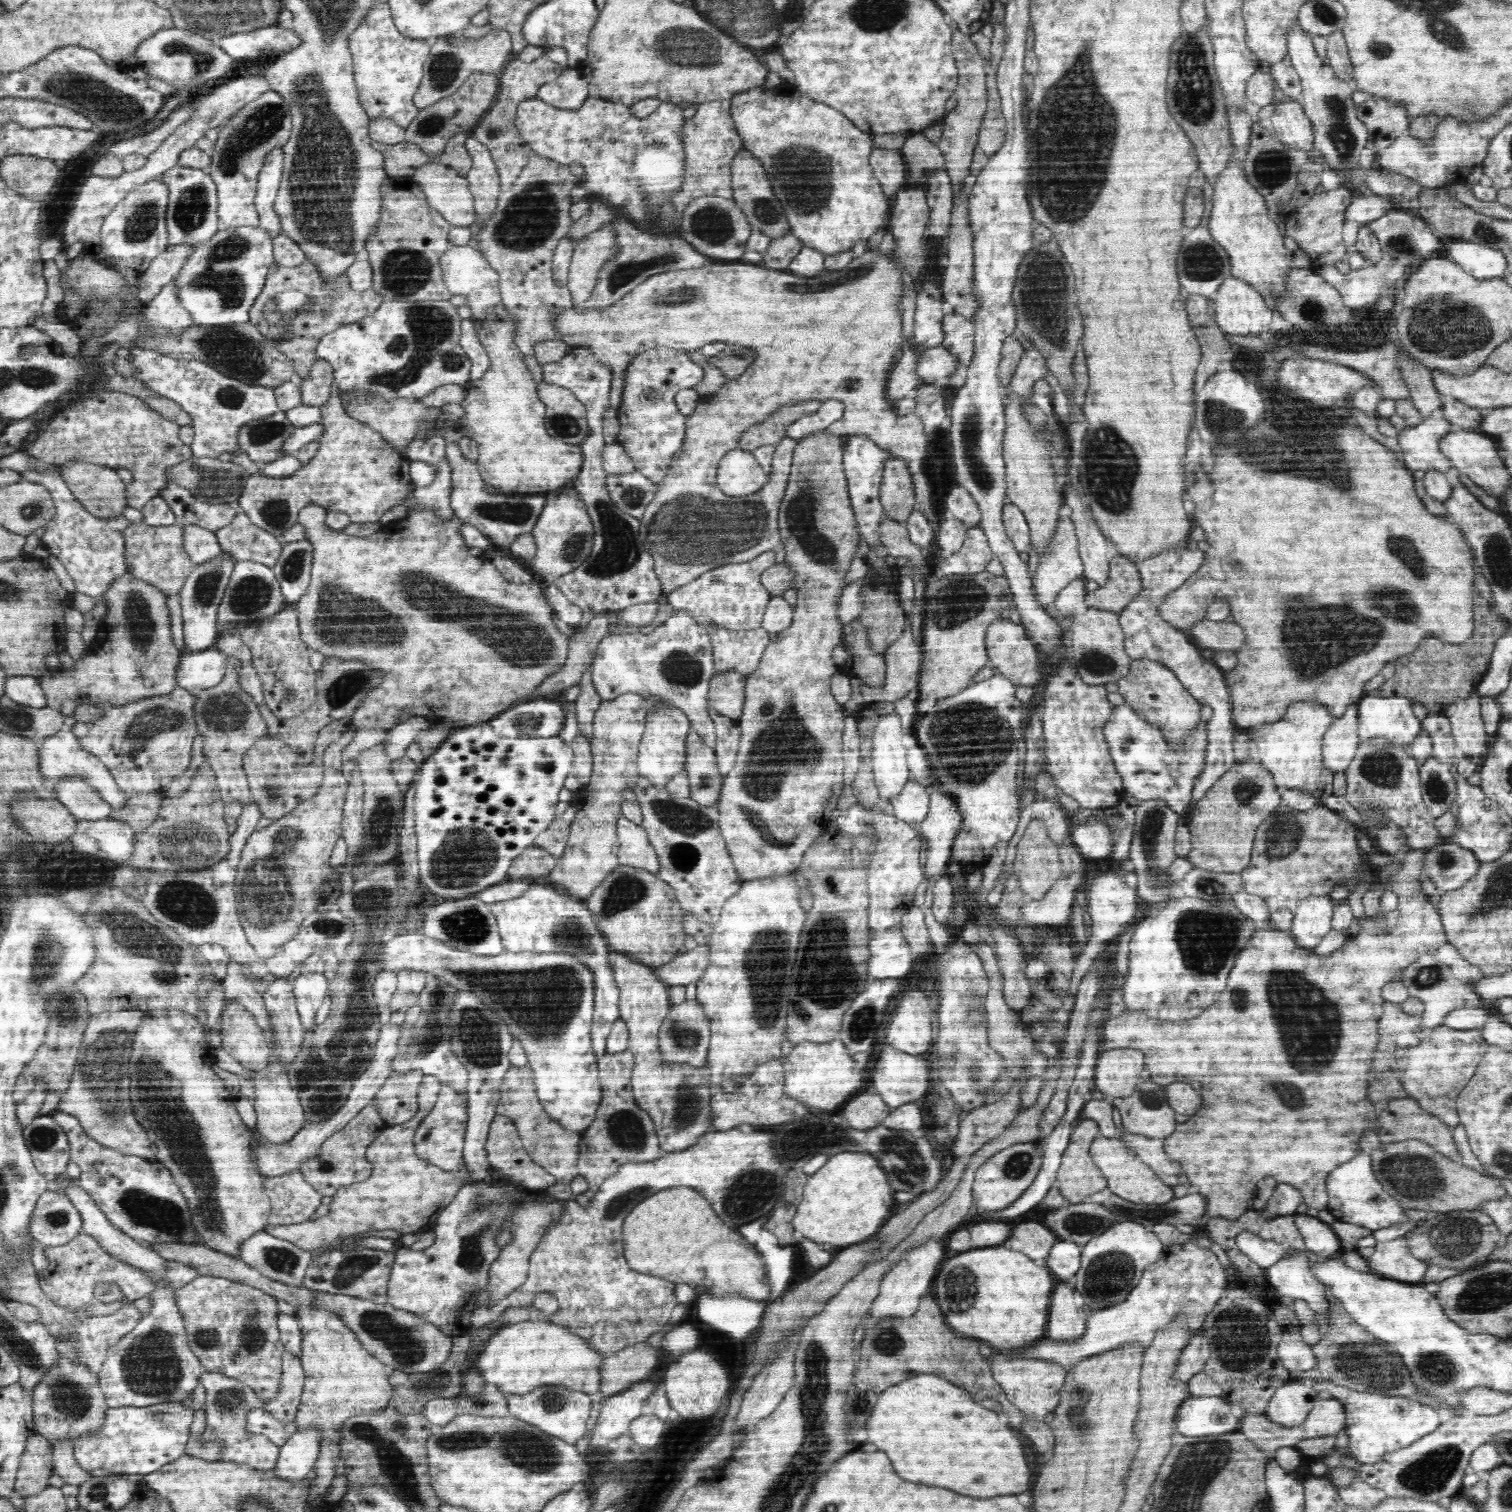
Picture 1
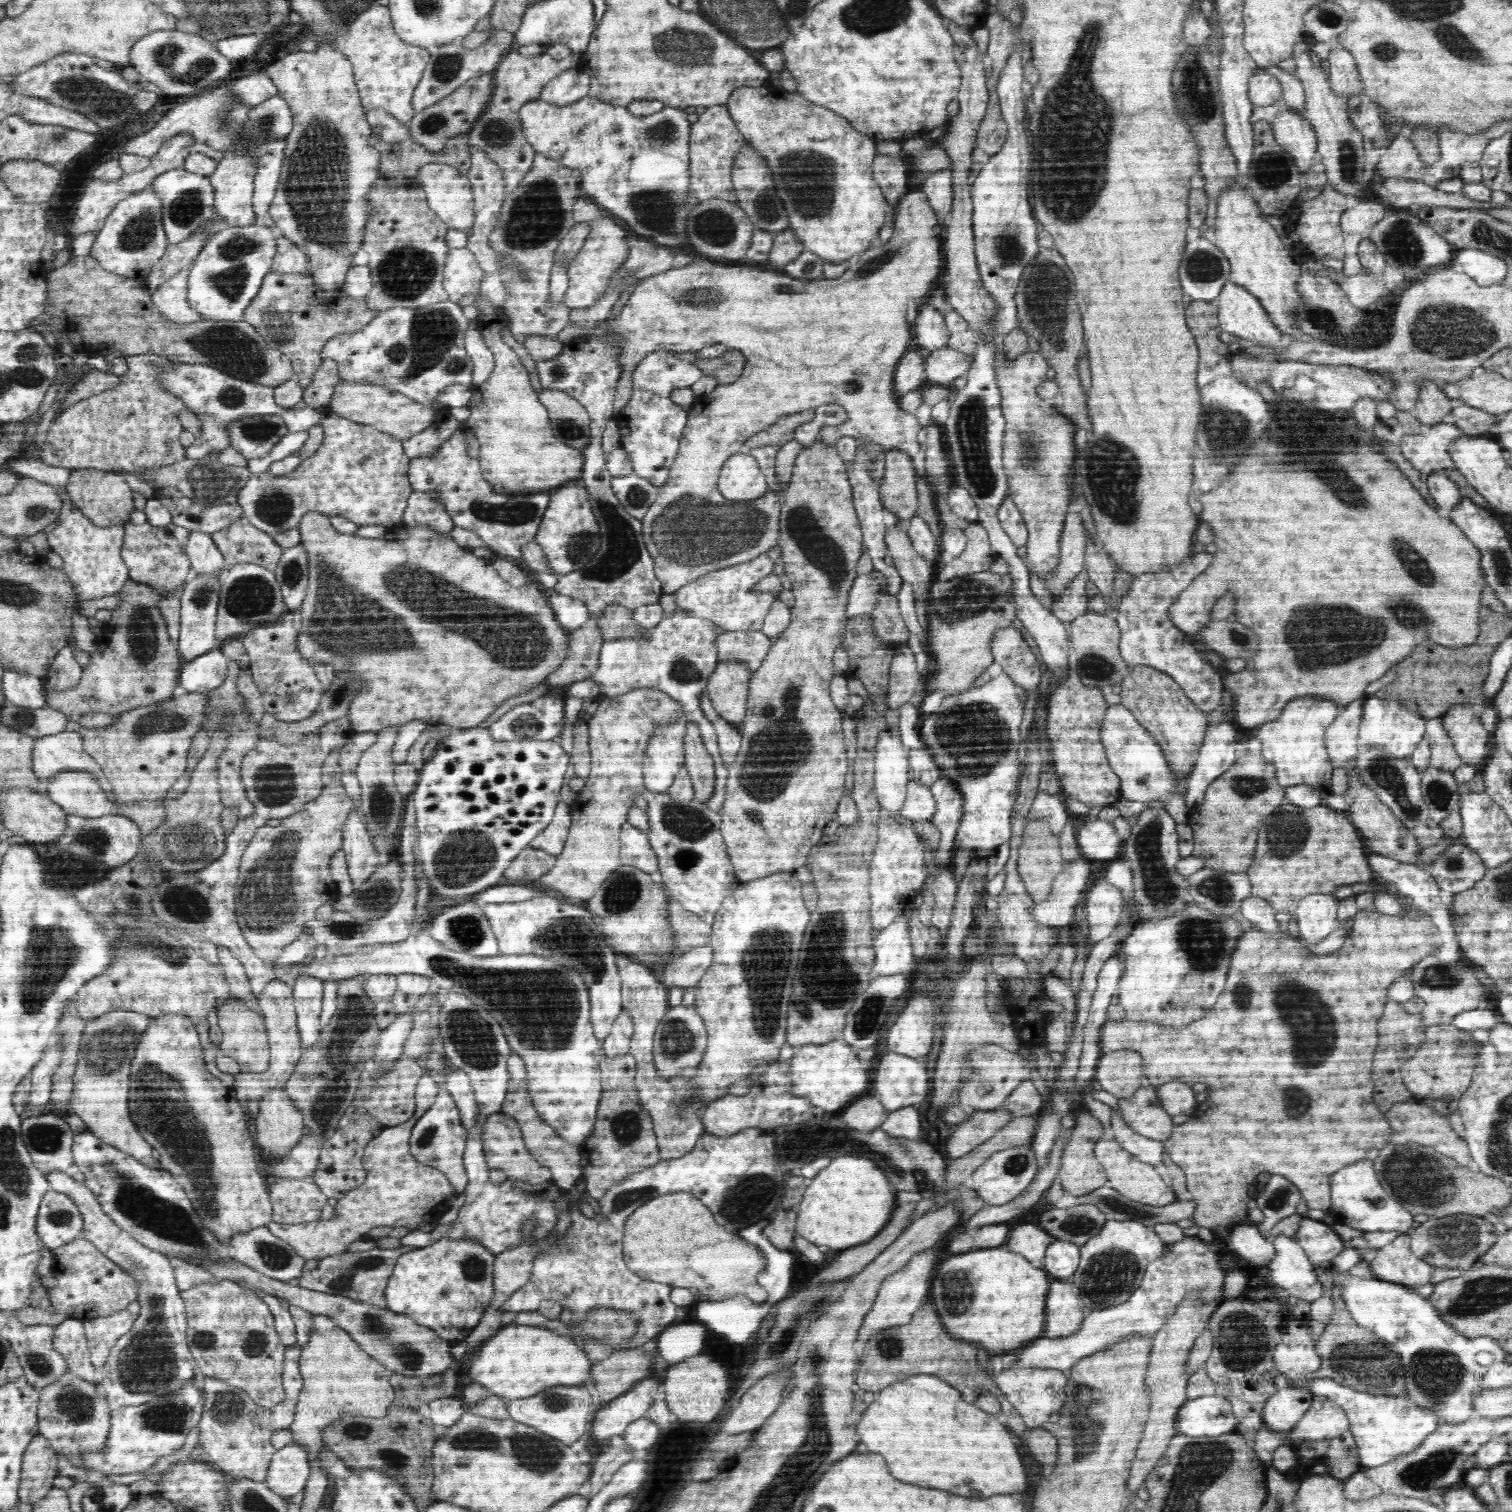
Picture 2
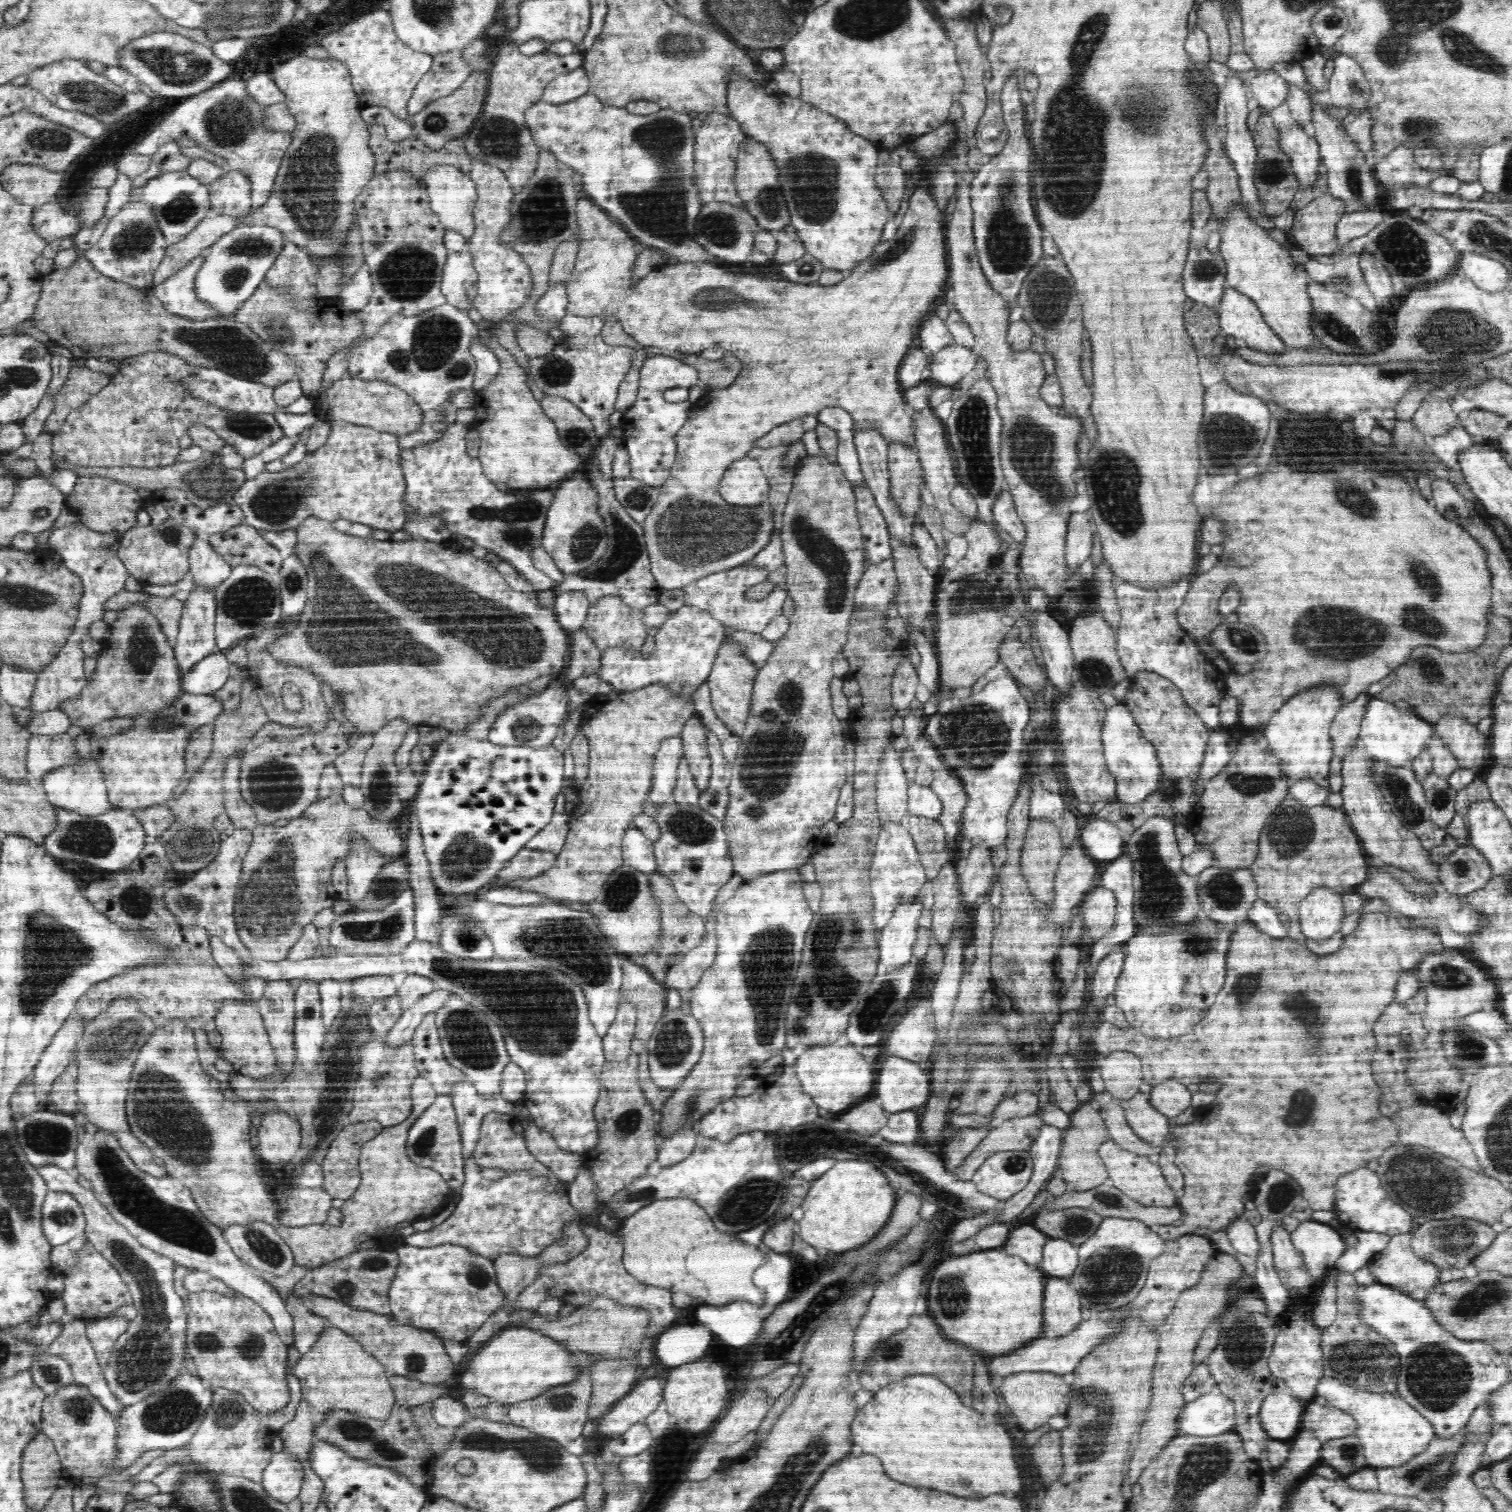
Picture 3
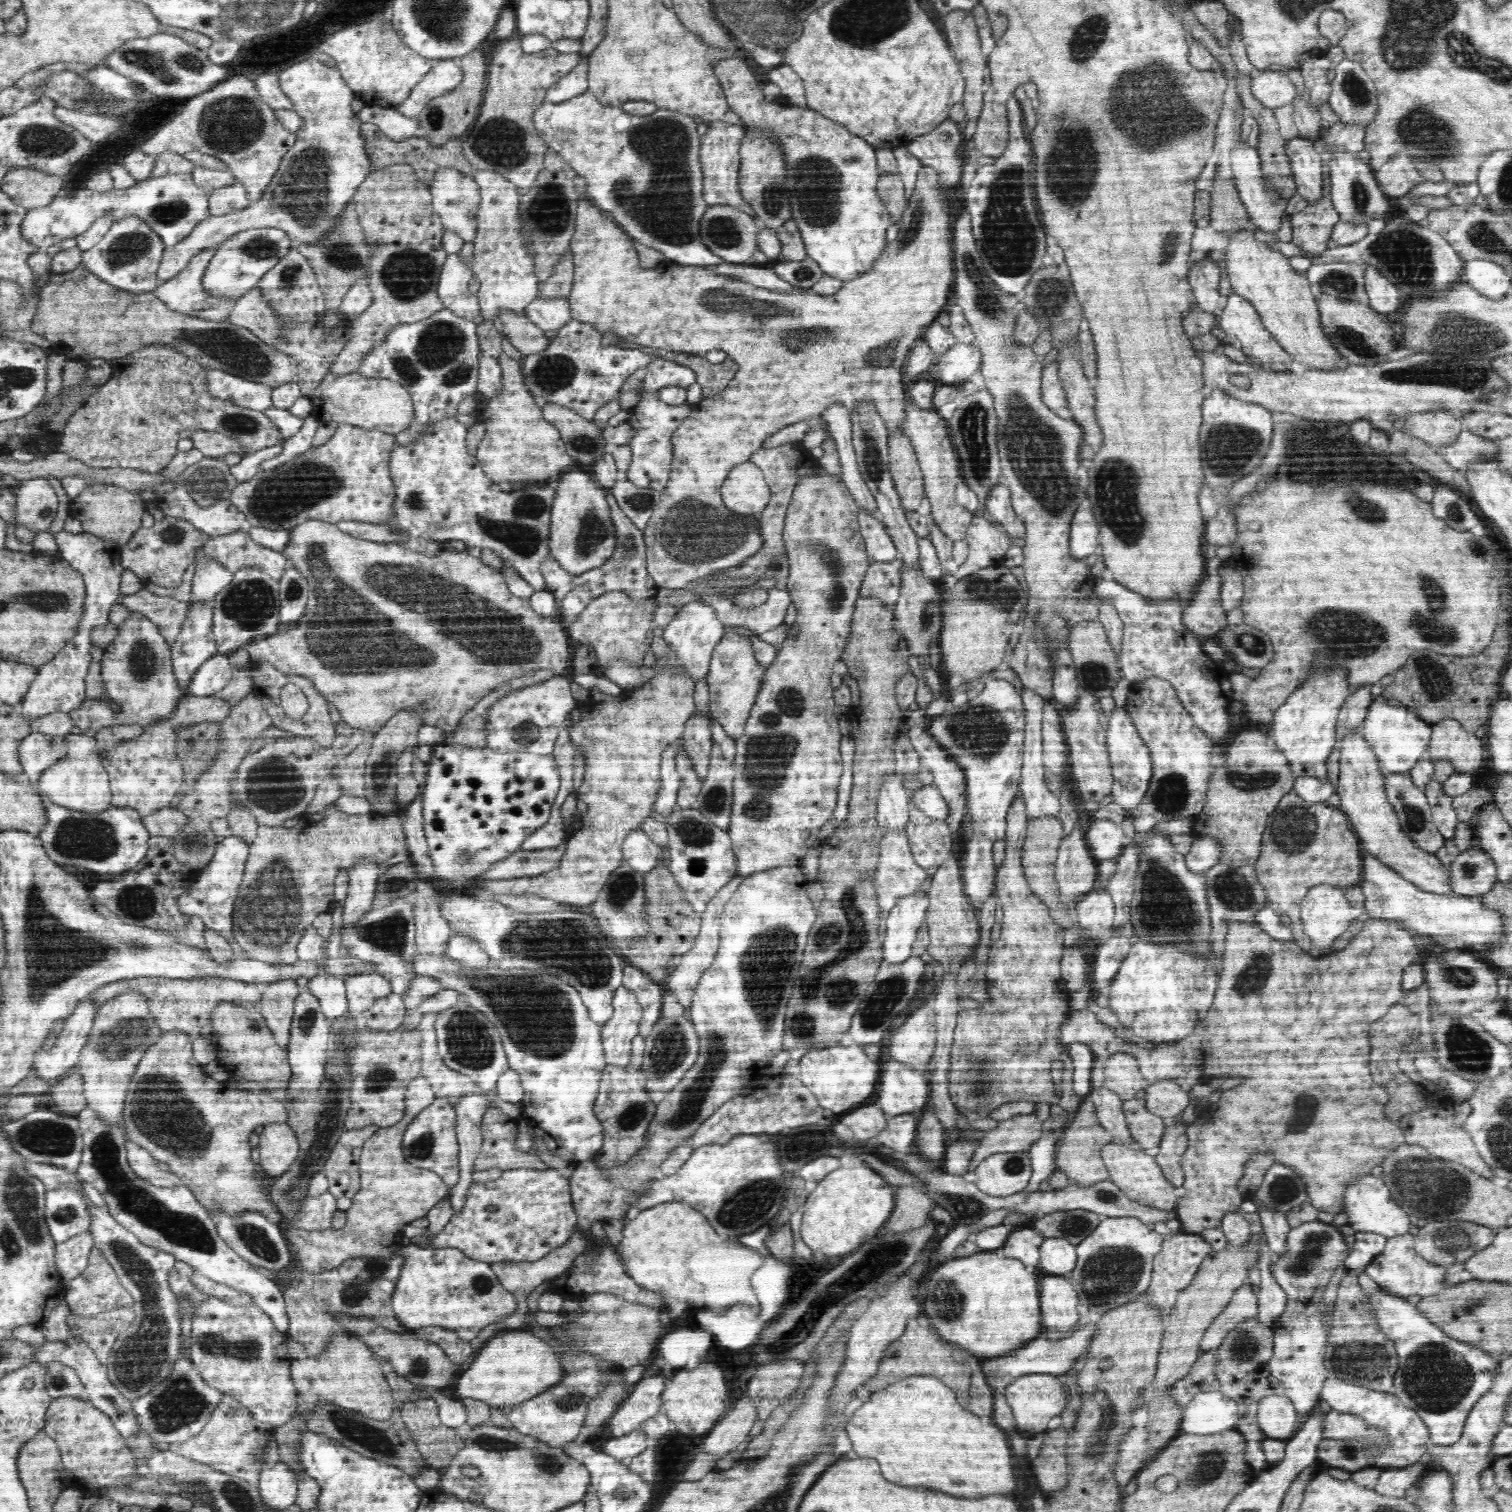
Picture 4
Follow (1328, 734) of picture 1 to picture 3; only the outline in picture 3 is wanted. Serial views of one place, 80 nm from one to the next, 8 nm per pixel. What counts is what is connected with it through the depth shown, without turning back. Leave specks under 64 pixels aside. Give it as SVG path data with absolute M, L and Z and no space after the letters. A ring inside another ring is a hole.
M1363 692L1340 707L1340 714L1336 714L1332 728L1330 728L1334 755L1342 758L1349 753L1356 740L1359 739L1362 718L1364 718L1366 706L1371 698L1371 695Z

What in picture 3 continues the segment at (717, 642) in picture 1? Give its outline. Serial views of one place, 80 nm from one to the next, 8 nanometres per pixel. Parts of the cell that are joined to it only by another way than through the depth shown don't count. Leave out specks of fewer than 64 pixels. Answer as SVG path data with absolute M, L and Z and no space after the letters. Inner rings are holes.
M737 630L728 637L726 636L722 646L726 645L740 646L744 657L748 657L748 660L752 661L758 668L768 662L770 654L774 650L774 644L764 639L761 634L748 633L741 630Z

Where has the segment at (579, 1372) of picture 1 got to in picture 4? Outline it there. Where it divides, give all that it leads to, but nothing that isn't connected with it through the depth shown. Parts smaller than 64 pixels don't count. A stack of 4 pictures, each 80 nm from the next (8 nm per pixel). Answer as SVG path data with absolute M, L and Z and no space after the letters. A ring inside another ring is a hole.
M531 1329L506 1332L504 1336L494 1336L484 1345L456 1383L456 1396L473 1398L489 1404L491 1408L510 1413L521 1402L538 1396L551 1386L558 1385L566 1376L562 1358L558 1356L534 1334Z

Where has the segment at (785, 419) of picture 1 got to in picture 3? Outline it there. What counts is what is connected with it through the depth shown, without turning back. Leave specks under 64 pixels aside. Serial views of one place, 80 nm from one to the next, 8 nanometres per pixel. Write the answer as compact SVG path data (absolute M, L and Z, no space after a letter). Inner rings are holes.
M811 414L808 416L800 416L800 418L794 418L790 422L784 422L776 428L768 431L768 434L757 438L755 446L790 446L794 442L801 440L802 436L808 432L808 430L814 430L818 423L818 418L814 418Z

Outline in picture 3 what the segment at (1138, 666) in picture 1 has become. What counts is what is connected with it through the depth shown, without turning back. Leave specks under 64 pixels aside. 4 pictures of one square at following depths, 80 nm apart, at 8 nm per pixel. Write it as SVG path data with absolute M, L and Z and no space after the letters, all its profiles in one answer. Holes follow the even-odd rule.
M1141 670L1128 679L1130 685L1122 702L1141 728L1142 736L1155 746L1162 777L1154 792L1142 802L1120 802L1124 819L1130 820L1134 828L1140 828L1148 818L1154 816L1173 820L1178 814L1188 815L1197 810L1199 800L1192 794L1197 788L1198 772L1202 766L1200 762L1204 760L1210 730L1198 714L1184 702L1181 690L1168 678Z

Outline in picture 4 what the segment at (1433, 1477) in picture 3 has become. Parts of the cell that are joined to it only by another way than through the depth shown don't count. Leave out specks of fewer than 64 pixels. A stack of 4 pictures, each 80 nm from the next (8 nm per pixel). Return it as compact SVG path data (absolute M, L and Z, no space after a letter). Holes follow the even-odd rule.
M1427 1453L1419 1462L1412 1463L1411 1466L1382 1472L1373 1490L1380 1495L1403 1498L1407 1489L1412 1486L1418 1487L1427 1474L1439 1470L1442 1470L1440 1464L1434 1463Z

